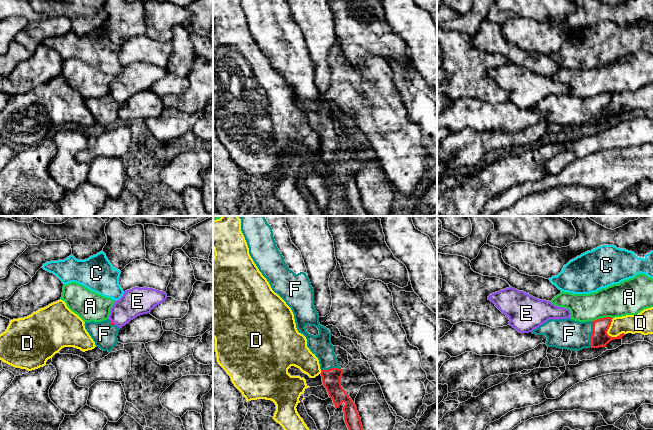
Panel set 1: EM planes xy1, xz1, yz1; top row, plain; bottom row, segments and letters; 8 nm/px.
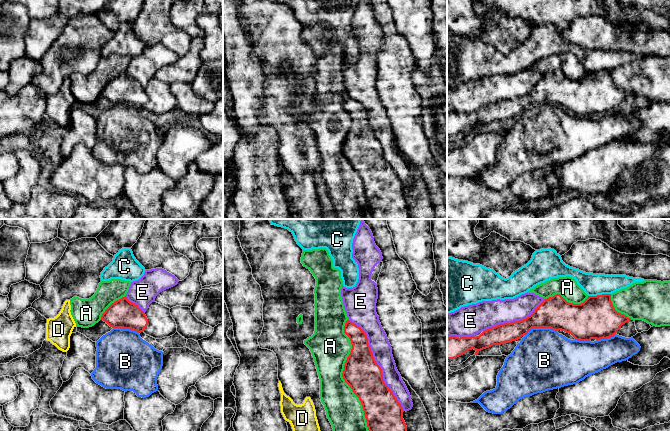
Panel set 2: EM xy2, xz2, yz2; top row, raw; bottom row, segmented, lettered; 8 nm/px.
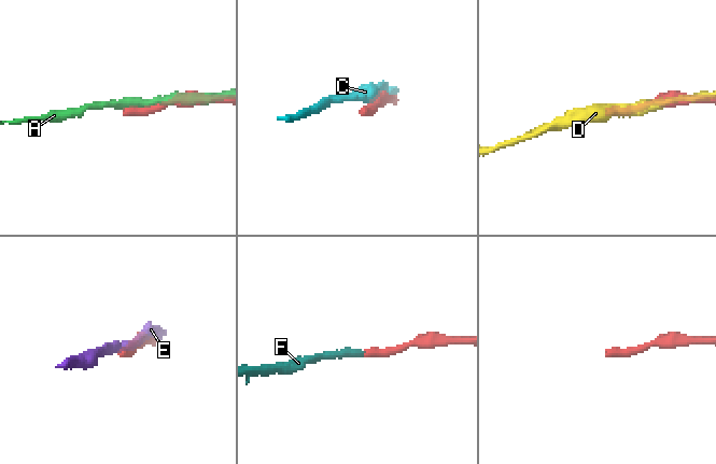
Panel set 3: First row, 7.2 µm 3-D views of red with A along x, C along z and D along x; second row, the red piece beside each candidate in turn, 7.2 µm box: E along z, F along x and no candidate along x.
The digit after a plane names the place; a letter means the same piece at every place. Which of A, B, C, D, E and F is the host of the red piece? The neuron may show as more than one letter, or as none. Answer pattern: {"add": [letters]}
{"add": ["F"]}

